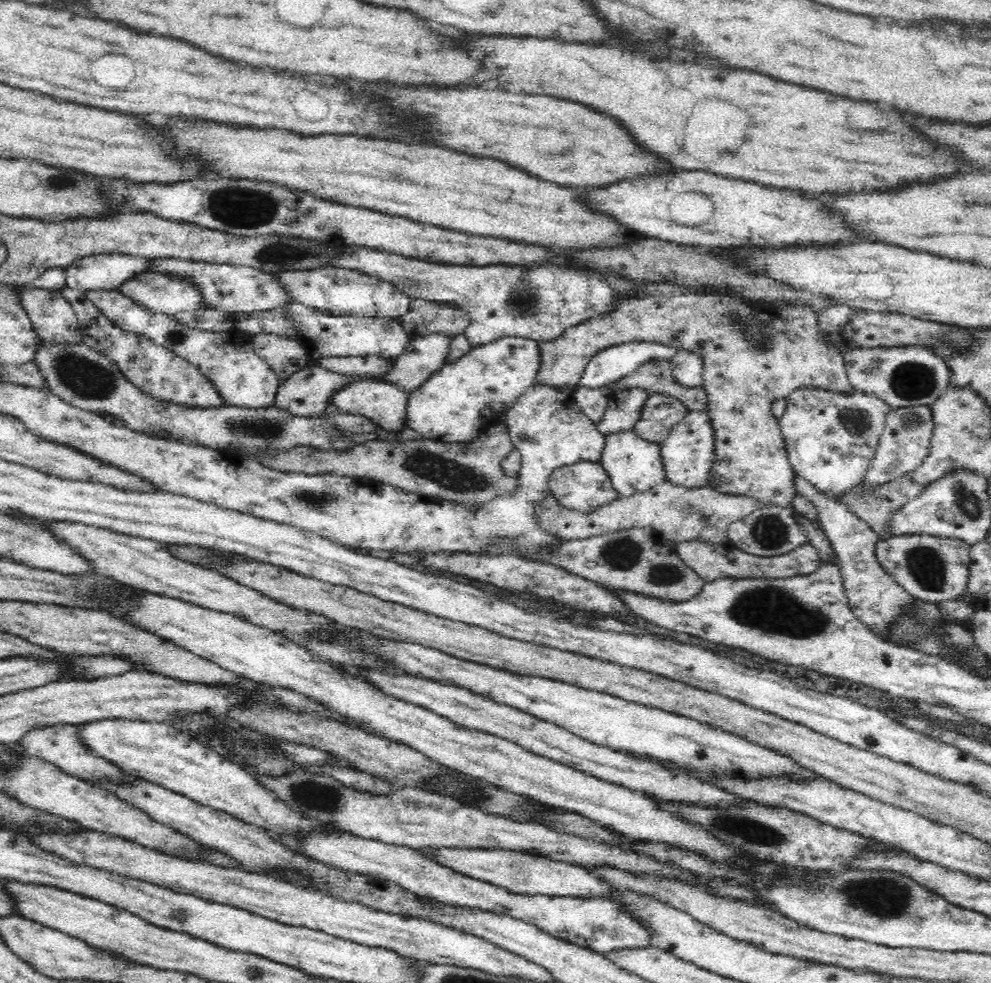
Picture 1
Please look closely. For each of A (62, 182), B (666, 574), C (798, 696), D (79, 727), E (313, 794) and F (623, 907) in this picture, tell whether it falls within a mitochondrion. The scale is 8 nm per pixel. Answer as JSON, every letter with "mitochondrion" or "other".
{"A":"mitochondrion","B":"mitochondrion","C":"other","D":"other","E":"mitochondrion","F":"other"}

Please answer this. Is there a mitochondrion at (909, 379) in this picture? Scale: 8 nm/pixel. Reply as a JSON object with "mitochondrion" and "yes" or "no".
{"mitochondrion":"yes"}

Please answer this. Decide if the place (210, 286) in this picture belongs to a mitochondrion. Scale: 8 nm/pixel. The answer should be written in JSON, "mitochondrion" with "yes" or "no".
{"mitochondrion":"no"}

